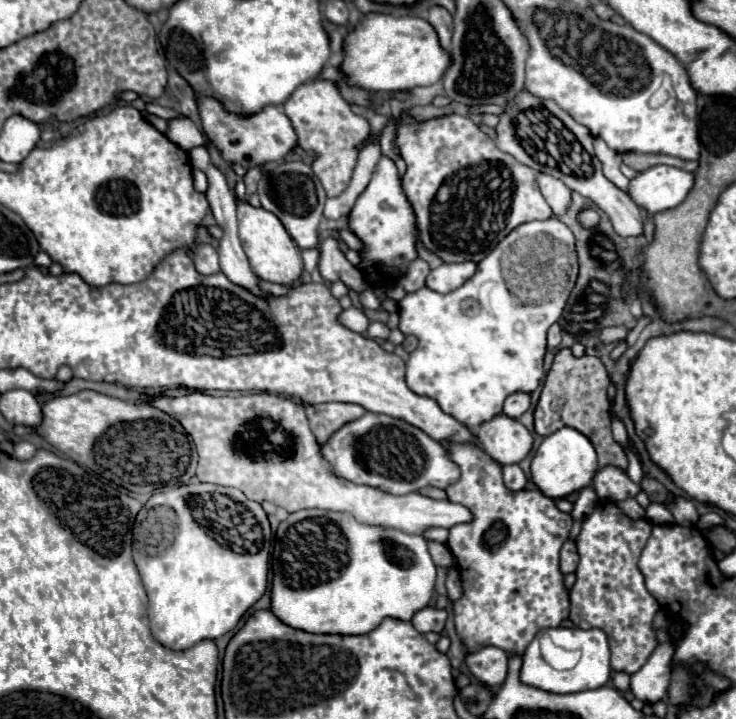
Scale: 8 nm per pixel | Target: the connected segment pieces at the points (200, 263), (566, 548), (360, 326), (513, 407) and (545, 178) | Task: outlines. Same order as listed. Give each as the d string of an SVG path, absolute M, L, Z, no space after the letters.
M200 244L200 246L198 246L198 250L196 250L194 266L196 266L196 268L198 268L198 272L200 272L200 274L204 274L204 276L216 274L216 272L220 270L216 248L212 248L210 244Z
M566 540L560 550L560 570L562 570L562 574L570 574L576 570L576 566L578 566L576 546L572 540Z
M348 308L348 310L344 310L340 316L338 316L338 320L340 320L340 324L342 326L346 326L346 328L350 328L352 332L358 332L358 334L364 334L366 332L366 328L368 328L368 318L364 316L364 312L360 310L360 308Z
M514 392L504 402L504 414L510 418L522 416L530 406L530 396L526 392Z
M538 174L538 186L554 214L564 214L566 206L570 204L570 188L550 174Z

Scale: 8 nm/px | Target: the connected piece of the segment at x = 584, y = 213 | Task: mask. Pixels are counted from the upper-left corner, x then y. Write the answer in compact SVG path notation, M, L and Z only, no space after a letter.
M584 208L578 212L578 222L584 226L584 228L596 228L600 224L600 214L596 208Z

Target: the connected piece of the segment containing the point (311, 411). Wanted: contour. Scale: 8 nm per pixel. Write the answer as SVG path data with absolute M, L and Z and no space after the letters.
M328 402L328 404L312 404L306 406L306 414L312 426L312 432L318 440L320 446L326 444L326 440L330 440L330 436L334 432L338 432L338 428L342 428L344 424L358 420L360 416L364 416L364 408L358 404L344 404L344 402Z

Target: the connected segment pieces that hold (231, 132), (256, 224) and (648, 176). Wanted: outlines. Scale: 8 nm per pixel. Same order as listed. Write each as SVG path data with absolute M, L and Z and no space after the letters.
M208 94L196 96L196 104L202 118L204 134L214 142L214 146L230 164L238 162L248 170L264 162L278 162L296 146L294 128L282 106L266 106L254 116L238 116L234 112L226 112L226 108Z
M248 202L238 204L238 222L240 222L242 248L250 260L252 270L262 280L268 280L268 282L276 282L284 286L296 284L304 272L304 262L302 262L298 244L294 244L294 240L288 236L282 222L272 212L264 208L252 208Z
M652 166L630 180L632 200L646 208L650 216L676 208L694 186L694 174L674 166Z

